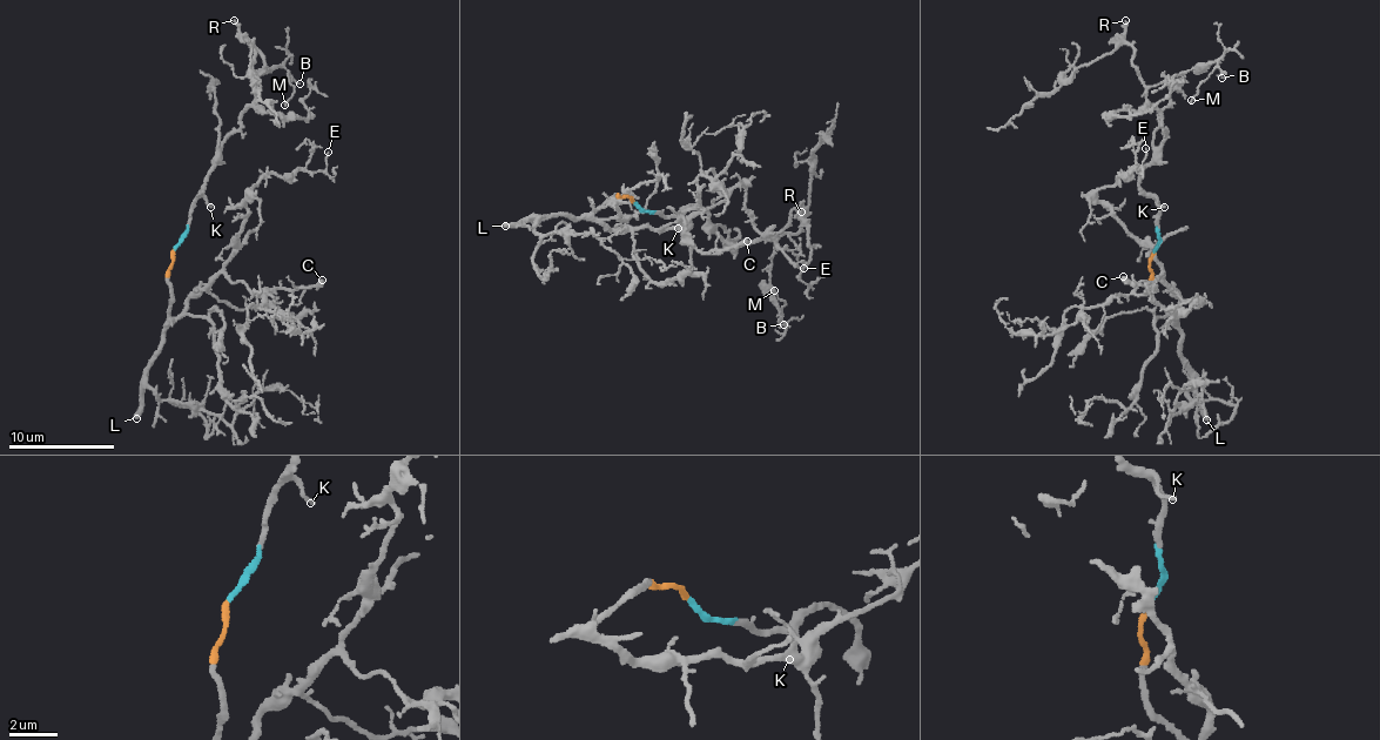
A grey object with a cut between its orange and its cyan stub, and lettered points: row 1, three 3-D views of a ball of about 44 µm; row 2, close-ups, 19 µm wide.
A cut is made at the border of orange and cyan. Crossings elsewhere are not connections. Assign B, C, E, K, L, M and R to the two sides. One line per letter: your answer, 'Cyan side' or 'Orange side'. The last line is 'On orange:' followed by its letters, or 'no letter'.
B: Cyan side
C: Orange side
E: Orange side
K: Cyan side
L: Orange side
M: Cyan side
R: Cyan side
On orange: C, E, L

